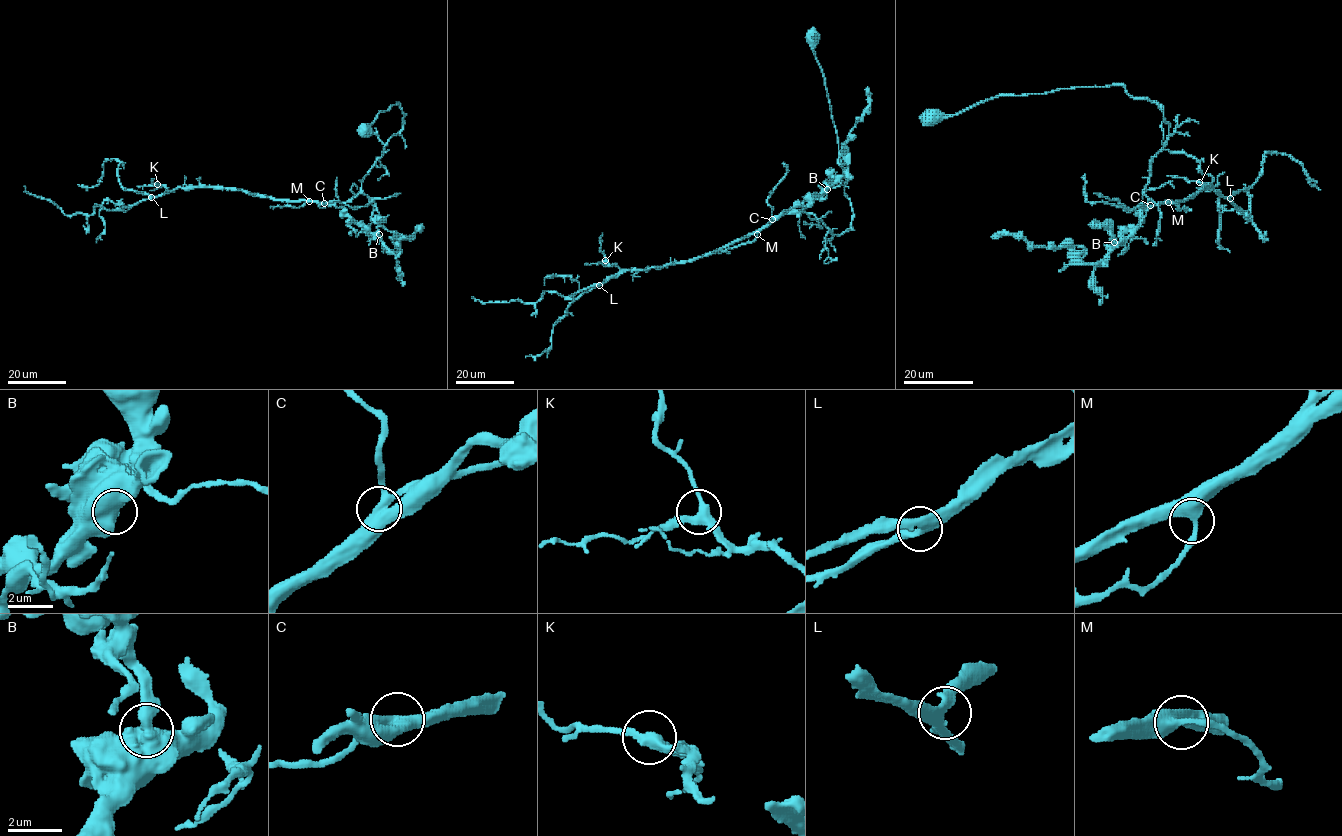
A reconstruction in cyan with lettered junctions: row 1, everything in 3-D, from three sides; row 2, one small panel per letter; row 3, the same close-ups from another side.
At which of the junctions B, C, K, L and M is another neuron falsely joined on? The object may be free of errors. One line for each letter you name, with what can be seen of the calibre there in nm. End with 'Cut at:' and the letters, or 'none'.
Cut at: none

